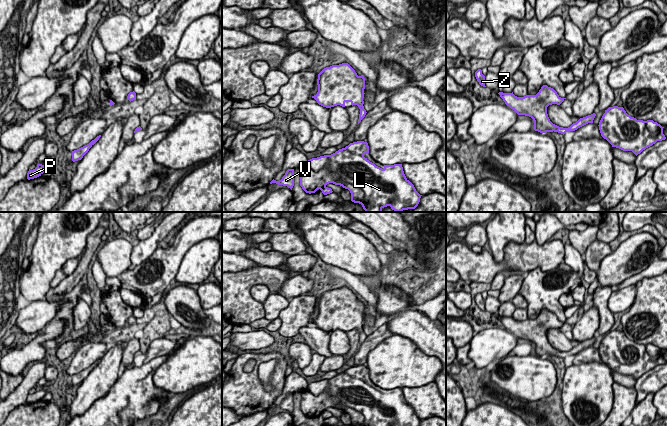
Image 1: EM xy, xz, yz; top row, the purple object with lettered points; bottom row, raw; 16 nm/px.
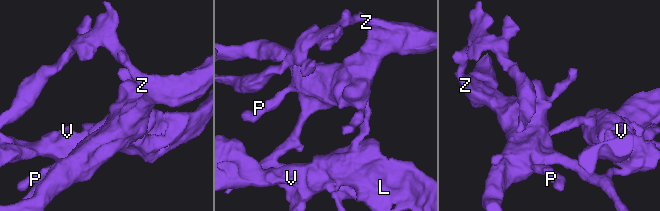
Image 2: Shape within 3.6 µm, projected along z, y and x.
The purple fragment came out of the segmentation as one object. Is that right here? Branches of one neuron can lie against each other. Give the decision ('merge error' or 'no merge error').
merge error

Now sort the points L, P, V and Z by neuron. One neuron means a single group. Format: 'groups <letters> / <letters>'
groups L V / P Z

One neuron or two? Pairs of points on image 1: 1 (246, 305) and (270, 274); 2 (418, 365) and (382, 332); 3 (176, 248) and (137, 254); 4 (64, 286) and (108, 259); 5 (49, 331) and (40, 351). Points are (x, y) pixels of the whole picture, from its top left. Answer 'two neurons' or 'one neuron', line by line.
1: one neuron
2: two neurons
3: two neurons
4: two neurons
5: one neuron

